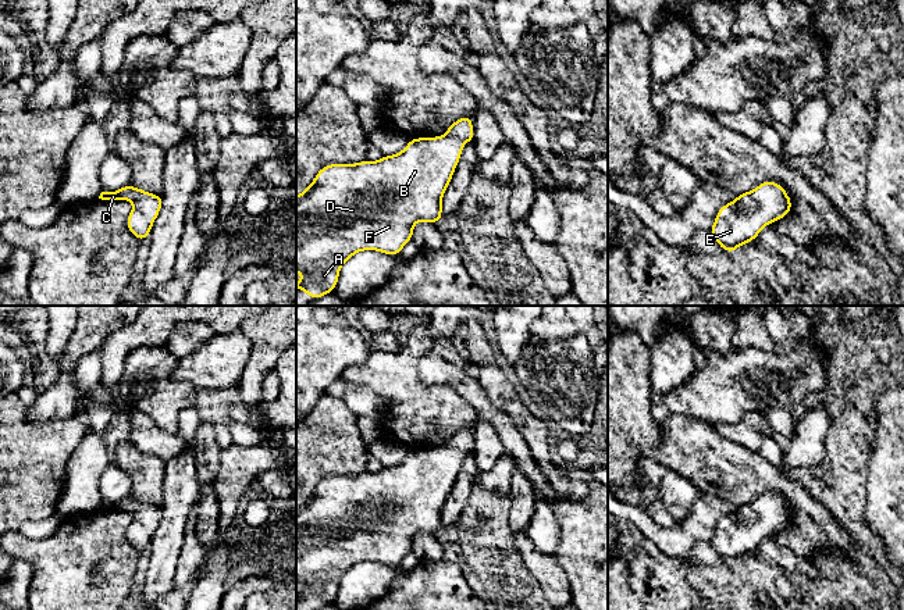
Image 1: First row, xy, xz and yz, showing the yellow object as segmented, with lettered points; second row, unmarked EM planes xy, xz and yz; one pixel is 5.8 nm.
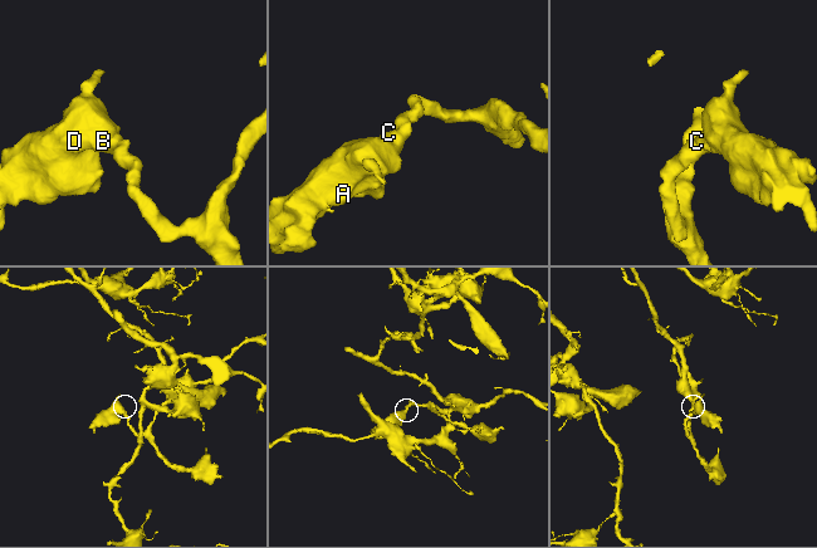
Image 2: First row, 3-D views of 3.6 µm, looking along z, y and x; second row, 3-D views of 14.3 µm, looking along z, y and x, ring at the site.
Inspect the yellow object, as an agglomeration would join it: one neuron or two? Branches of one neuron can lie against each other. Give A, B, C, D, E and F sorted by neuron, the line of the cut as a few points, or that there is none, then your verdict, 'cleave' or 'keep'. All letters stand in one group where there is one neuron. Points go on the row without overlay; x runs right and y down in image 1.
A B C D E F | no cut | keep

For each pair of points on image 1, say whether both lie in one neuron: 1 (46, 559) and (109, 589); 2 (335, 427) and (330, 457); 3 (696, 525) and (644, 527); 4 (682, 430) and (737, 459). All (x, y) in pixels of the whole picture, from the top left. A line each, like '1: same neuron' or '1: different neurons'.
1: same neuron
2: same neuron
3: same neuron
4: same neuron

